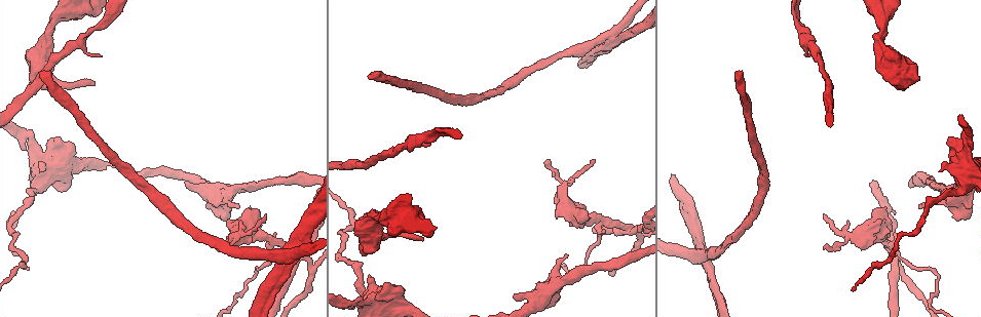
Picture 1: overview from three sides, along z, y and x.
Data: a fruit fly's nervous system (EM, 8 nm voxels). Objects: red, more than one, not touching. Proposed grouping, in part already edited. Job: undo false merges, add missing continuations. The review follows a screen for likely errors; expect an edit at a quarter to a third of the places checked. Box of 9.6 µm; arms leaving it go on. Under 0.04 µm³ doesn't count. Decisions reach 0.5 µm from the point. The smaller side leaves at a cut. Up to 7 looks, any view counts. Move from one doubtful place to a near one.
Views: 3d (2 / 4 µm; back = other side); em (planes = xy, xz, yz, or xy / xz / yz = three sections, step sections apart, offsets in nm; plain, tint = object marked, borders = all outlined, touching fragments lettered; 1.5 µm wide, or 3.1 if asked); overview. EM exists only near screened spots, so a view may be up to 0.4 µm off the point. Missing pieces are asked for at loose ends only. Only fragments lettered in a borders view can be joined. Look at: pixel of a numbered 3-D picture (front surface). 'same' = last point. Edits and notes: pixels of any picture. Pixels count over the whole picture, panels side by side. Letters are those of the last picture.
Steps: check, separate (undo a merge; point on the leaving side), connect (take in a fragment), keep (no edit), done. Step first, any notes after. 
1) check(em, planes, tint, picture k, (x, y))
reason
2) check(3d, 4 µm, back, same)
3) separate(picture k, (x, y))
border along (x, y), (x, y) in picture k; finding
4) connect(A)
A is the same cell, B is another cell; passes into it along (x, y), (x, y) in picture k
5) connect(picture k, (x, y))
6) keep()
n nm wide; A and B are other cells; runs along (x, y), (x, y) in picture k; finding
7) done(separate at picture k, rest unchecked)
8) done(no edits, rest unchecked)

check(em, planes, borders, picture 1, (823, 249))

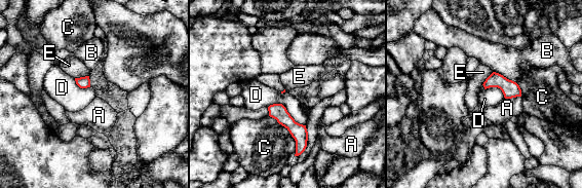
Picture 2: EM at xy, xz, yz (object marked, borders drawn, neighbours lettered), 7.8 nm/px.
keep()
C touches over 380 nm; A, B, C, D and E are other cells; border along (267, 107), (281, 104), (305, 125) in picture 2; no lettered fragment goes on from it

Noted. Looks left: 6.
check(em, xy, step 4, tint, picture 1, (633, 228))
four or more arms meet

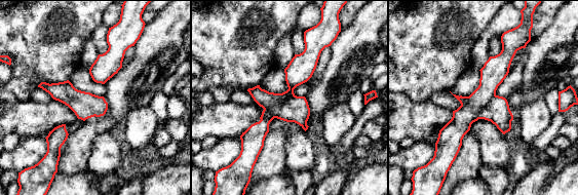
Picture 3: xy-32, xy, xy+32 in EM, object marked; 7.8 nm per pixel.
check(em, planes, borders, same)
cut it another way

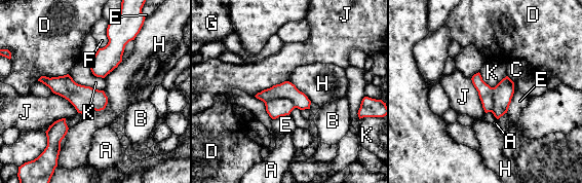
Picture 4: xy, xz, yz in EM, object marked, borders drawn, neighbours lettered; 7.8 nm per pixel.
separate(picture 4, (277, 108))
70 nm wide; A, B, C, D, E, F, G, H, J and K are other cells; two cells meet here

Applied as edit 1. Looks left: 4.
check(3d, 2 µm, picture 1, (186, 183))
branch stops here

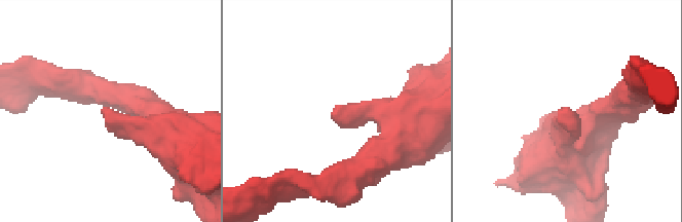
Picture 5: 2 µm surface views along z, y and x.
check(em, planes, borders, picture 5, (102, 112))

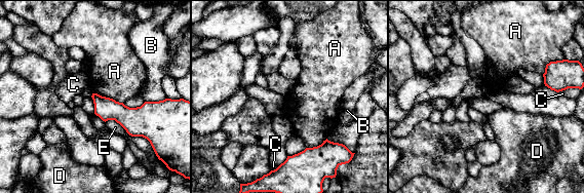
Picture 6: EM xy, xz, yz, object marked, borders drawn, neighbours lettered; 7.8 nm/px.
keep()
180 nm wide; A, B, C, D and E are other cells; border along (93, 92), (122, 103) in picture 6; none of them fits

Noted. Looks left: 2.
done(separate at picture 4, rest unchecked)

